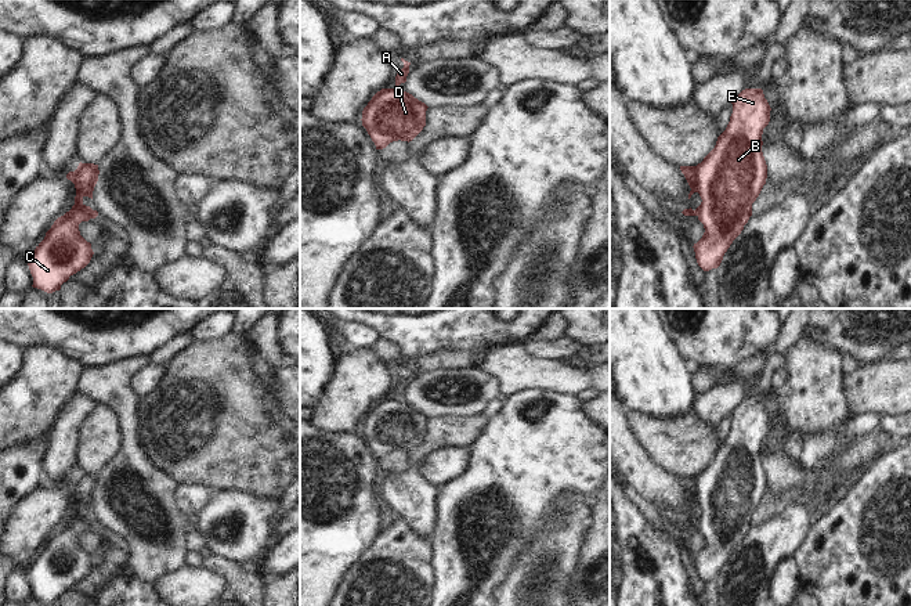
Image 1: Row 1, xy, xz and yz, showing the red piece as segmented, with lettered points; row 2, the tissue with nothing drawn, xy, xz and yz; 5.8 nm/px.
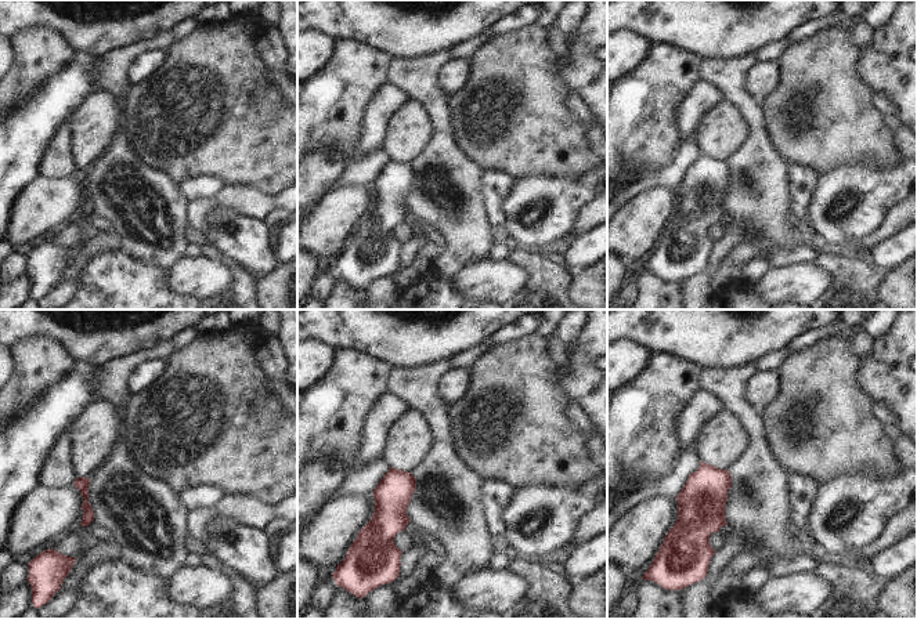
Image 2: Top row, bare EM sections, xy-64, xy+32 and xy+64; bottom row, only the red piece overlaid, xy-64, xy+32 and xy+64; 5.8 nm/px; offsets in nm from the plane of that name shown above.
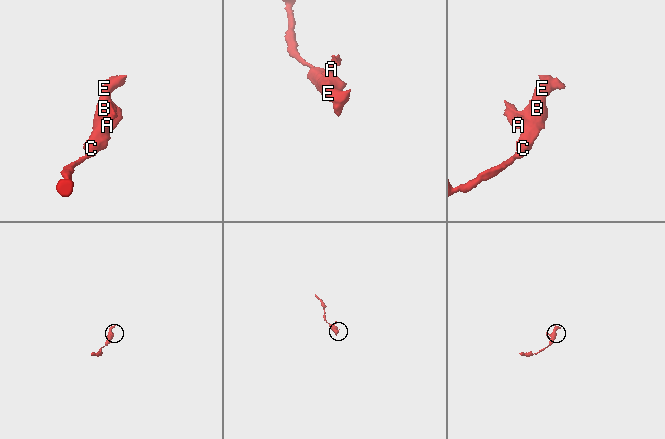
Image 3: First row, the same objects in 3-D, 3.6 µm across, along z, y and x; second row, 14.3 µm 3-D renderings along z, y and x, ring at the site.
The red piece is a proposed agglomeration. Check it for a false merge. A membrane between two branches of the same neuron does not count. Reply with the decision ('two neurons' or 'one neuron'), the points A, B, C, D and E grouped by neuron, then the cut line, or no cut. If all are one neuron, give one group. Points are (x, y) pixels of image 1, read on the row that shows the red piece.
two neurons; A / B C D E; cut in yz along (696, 166), (697, 191)

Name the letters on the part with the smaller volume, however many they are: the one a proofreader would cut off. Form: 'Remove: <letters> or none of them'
Remove: A

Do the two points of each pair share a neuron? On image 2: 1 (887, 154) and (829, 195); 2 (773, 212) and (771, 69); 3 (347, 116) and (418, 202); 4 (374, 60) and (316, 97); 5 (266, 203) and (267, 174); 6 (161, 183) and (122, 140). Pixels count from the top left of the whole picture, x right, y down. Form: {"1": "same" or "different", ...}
{"1": "different", "2": "different", "3": "different", "4": "same", "5": "different", "6": "same"}

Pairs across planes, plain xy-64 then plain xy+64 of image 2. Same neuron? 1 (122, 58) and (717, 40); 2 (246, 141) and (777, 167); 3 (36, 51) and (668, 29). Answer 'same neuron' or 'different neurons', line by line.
1: different neurons
2: different neurons
3: different neurons

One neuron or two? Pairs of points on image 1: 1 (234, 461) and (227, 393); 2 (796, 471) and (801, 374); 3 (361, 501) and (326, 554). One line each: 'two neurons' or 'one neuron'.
1: one neuron
2: one neuron
3: one neuron

